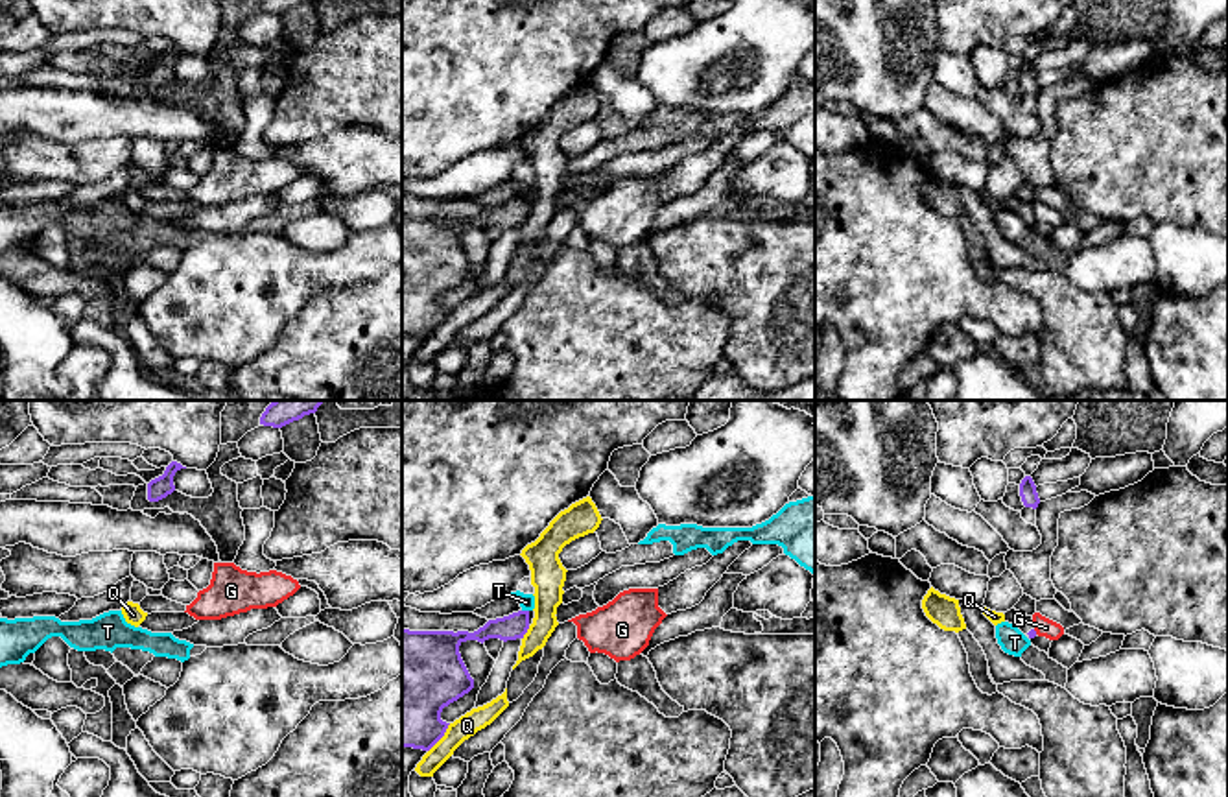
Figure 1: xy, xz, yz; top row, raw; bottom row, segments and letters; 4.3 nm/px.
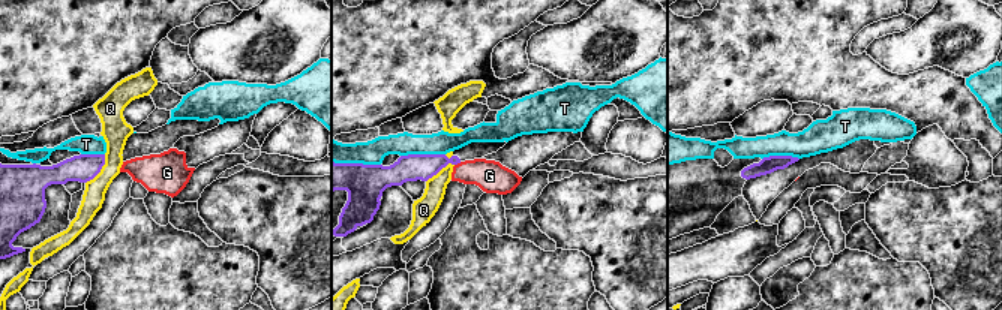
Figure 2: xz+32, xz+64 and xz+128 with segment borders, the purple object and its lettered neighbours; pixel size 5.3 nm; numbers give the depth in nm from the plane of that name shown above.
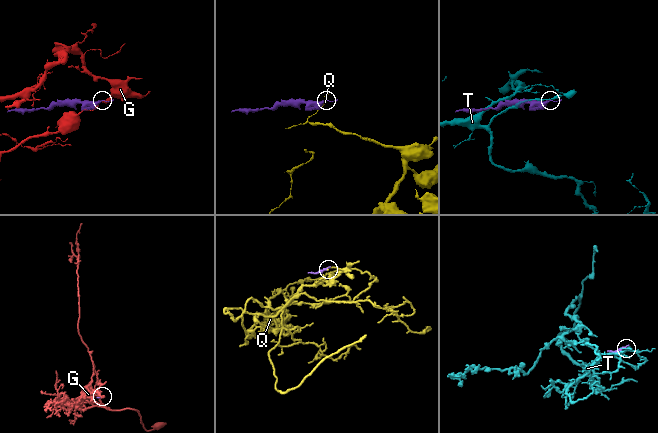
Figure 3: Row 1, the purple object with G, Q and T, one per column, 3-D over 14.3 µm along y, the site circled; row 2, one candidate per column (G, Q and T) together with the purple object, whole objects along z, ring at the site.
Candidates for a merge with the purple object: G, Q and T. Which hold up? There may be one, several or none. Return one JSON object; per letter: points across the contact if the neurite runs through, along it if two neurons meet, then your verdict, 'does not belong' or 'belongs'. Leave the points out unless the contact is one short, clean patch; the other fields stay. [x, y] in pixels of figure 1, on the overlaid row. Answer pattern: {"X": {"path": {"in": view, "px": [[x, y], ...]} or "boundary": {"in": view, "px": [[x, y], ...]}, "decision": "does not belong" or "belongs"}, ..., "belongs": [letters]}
{"G": {"boundary": {"in": "yz", "px": [[1033, 630], [1037, 633]]}, "decision": "does not belong"}, "Q": {"decision": "does not belong"}, "T": {"decision": "does not belong"}, "belongs": []}

